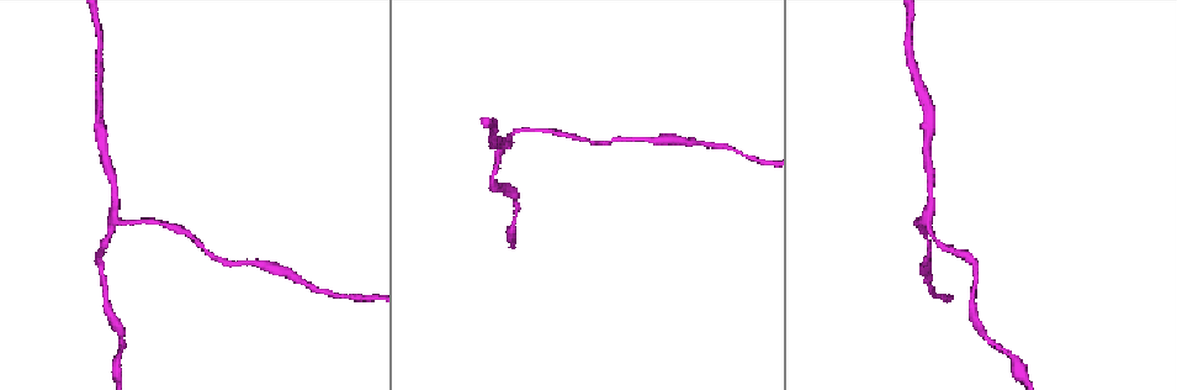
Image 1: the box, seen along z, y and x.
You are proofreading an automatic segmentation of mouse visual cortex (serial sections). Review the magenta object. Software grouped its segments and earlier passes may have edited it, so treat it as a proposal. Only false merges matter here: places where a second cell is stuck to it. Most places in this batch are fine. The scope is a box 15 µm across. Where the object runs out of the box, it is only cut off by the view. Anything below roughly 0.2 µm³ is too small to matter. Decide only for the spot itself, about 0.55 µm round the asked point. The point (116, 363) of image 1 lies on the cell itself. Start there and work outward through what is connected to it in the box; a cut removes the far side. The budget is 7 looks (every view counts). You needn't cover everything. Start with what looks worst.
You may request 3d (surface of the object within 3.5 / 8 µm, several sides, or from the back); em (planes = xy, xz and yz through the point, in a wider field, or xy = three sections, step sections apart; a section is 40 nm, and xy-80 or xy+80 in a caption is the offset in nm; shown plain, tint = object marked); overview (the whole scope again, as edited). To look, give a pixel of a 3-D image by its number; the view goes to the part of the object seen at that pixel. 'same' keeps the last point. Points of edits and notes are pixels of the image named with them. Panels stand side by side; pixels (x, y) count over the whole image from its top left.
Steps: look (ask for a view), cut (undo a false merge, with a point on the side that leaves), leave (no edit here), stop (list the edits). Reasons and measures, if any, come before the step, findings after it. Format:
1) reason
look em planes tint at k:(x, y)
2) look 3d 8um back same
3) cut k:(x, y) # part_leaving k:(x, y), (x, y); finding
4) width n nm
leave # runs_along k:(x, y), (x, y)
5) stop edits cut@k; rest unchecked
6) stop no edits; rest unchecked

thick turns thin
look 3d 3.5um at 1:(108, 306)

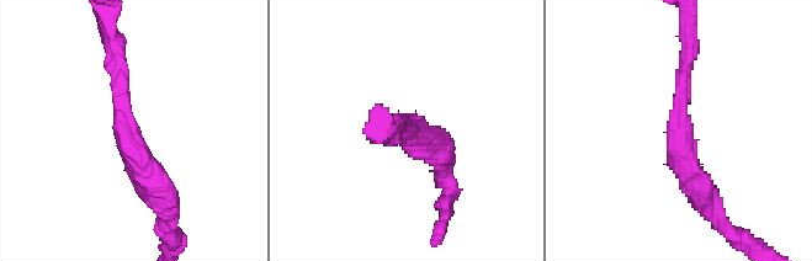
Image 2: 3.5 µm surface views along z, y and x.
shape alone is not enough
look em xy step 1 tint at 2:(680, 128)

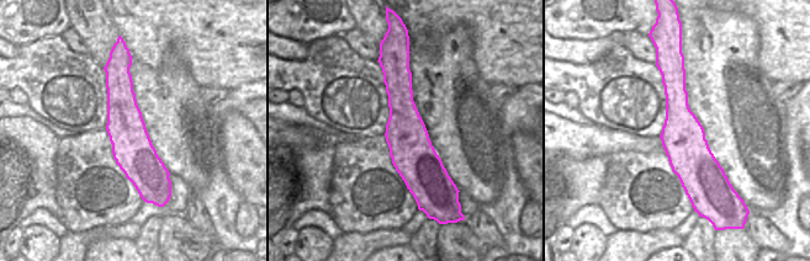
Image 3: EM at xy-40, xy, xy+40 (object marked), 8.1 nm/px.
leave # runs_along 2:(162, 196), (123, 128), (116, 44); all the same cell

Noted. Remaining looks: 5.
a fork
look 3d 3.5um back at 1:(926, 222)

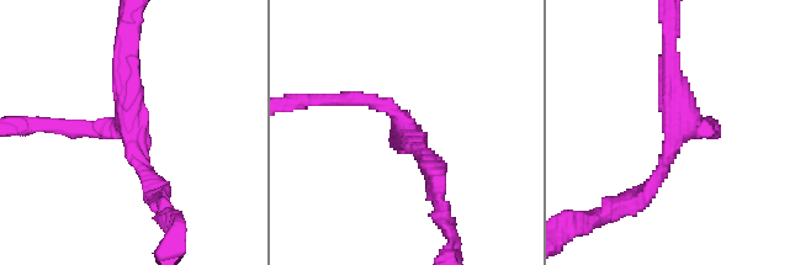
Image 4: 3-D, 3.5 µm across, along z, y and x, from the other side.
arms 3; arm_widths 200, 200, 250 nm
look em xy step 2 tint at 4:(130, 124)

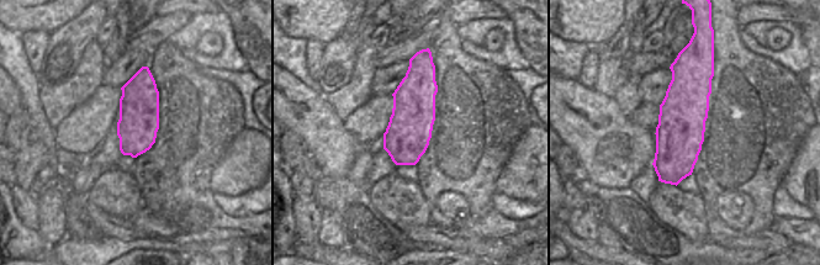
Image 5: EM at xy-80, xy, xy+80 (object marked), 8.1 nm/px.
look em planes tint same

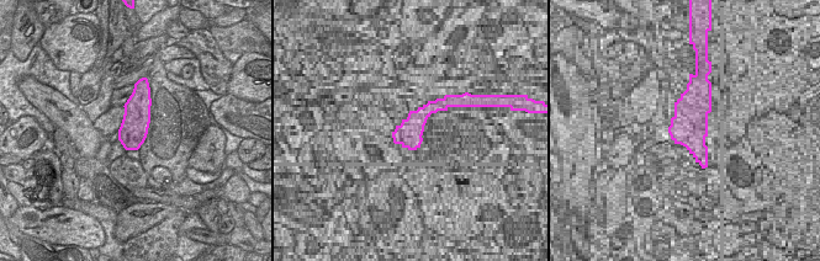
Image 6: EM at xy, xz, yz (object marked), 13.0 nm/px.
leave # runs_along 4:(159, 190), (132, 149), (121, 47); all the same cell

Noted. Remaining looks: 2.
calibre changes
look 3d 3.5um at 1:(928, 264)

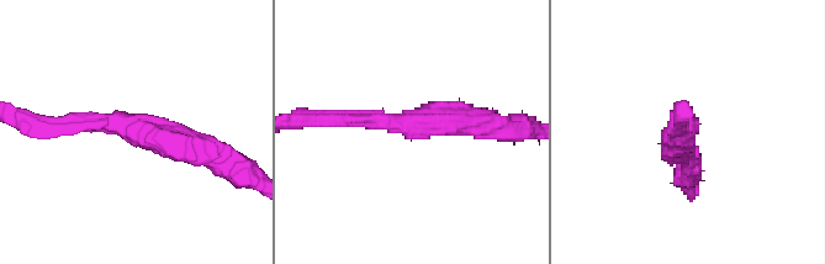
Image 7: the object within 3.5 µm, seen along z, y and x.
leave # one cell here

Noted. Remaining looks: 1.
stop no edits; rest unchecked

